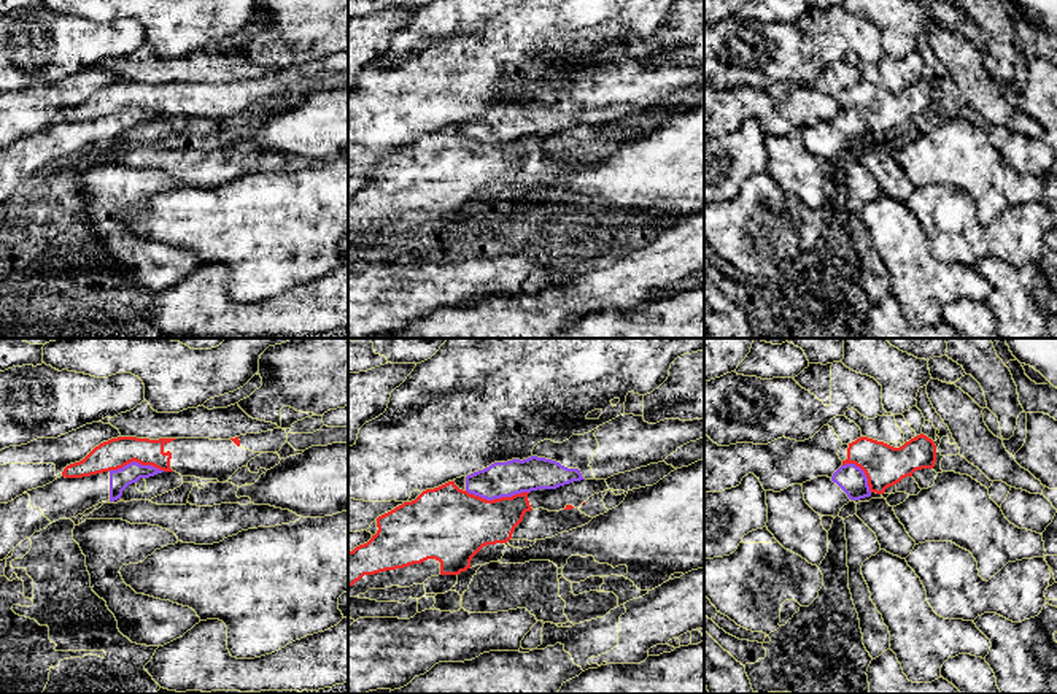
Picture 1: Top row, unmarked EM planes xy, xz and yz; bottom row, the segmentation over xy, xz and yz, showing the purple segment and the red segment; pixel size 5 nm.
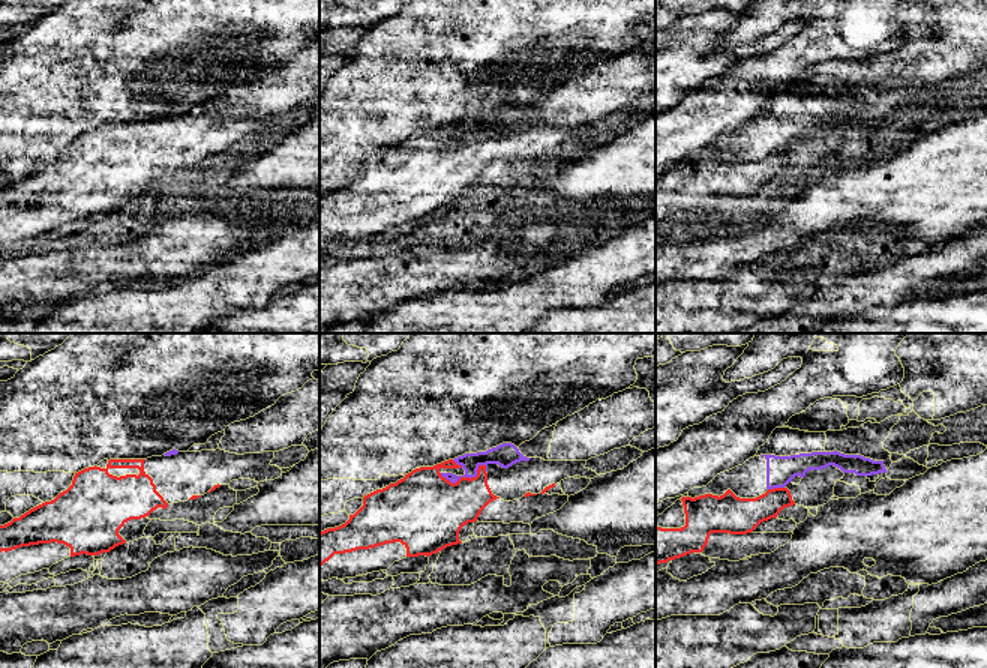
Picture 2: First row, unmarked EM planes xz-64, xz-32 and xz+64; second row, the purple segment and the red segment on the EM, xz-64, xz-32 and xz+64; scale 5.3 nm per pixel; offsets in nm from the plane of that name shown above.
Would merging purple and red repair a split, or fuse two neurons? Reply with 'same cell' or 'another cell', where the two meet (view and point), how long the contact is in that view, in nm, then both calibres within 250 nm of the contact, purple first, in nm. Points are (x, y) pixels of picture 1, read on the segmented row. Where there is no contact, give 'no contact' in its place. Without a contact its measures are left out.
another cell | xz (498, 497) | 320 nm | 180/340 nm

